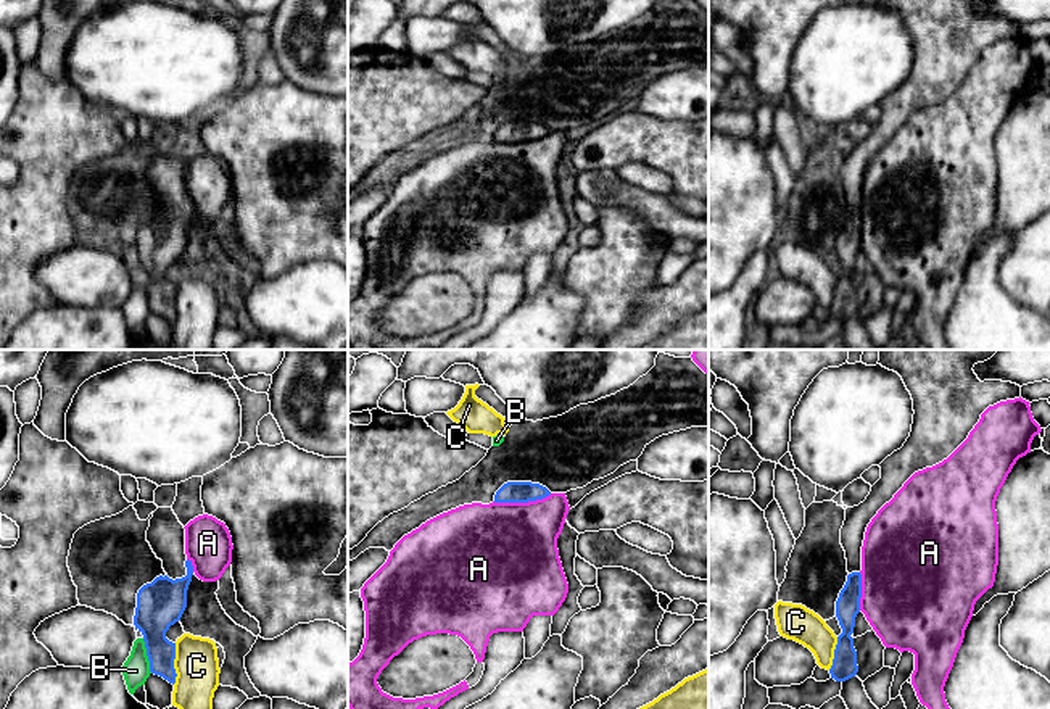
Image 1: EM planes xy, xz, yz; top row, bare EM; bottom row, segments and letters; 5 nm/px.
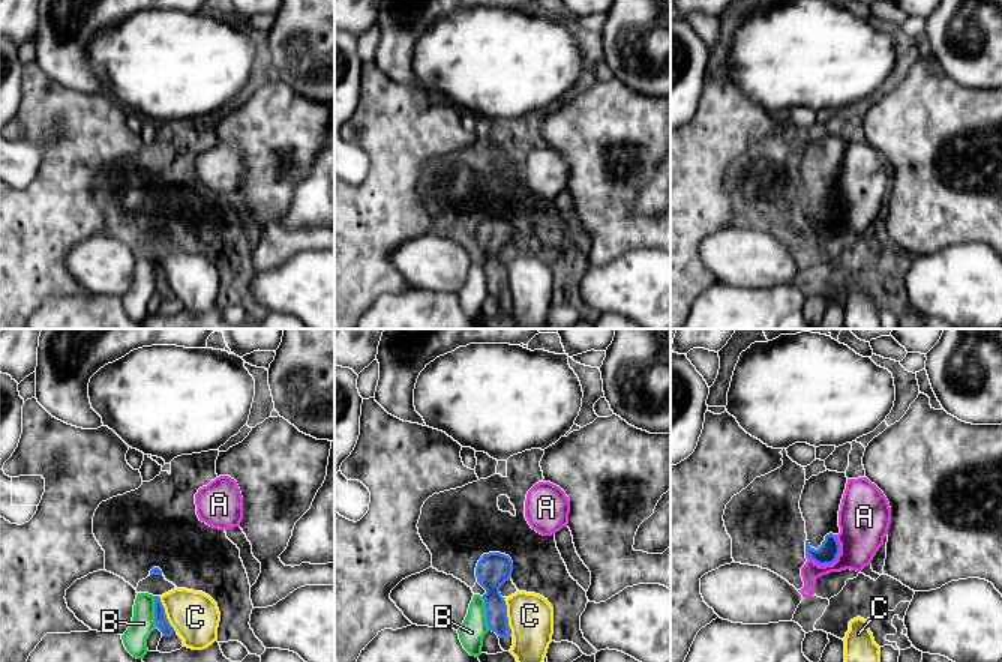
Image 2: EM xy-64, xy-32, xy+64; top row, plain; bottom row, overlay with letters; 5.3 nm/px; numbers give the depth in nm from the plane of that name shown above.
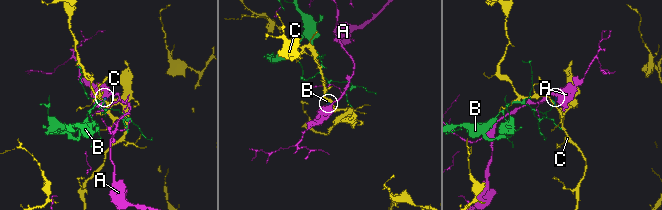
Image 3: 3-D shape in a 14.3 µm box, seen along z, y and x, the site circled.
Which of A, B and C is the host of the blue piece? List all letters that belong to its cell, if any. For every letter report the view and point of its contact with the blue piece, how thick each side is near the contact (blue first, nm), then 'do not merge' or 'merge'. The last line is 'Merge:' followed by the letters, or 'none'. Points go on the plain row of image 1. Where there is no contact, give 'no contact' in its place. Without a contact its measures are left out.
A: contact xz (522, 140); calibres 110 and 480 nm; do not merge
B: contact xy (147, 294); calibres 220 and 140 nm; do not merge
C: contact xy (173, 303); calibres 180 and 220 nm; do not merge
Merge: none

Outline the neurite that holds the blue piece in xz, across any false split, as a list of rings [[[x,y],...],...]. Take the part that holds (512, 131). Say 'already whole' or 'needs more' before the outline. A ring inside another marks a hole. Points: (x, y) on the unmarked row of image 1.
already whole; [[[507,121],[494,134],[494,142],[528,142],[549,135],[551,131],[531,121]]]

